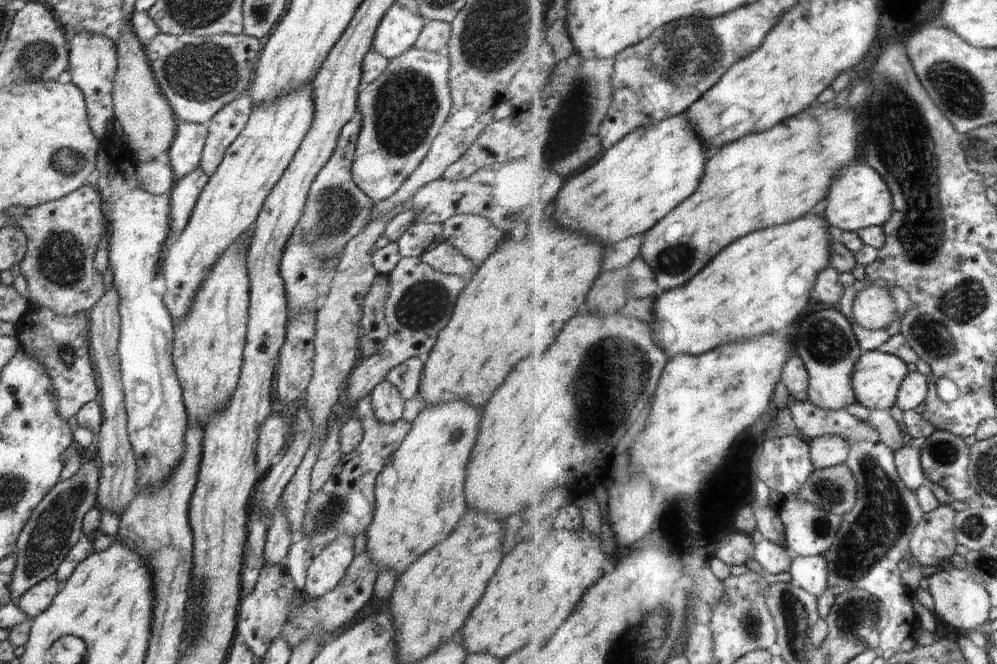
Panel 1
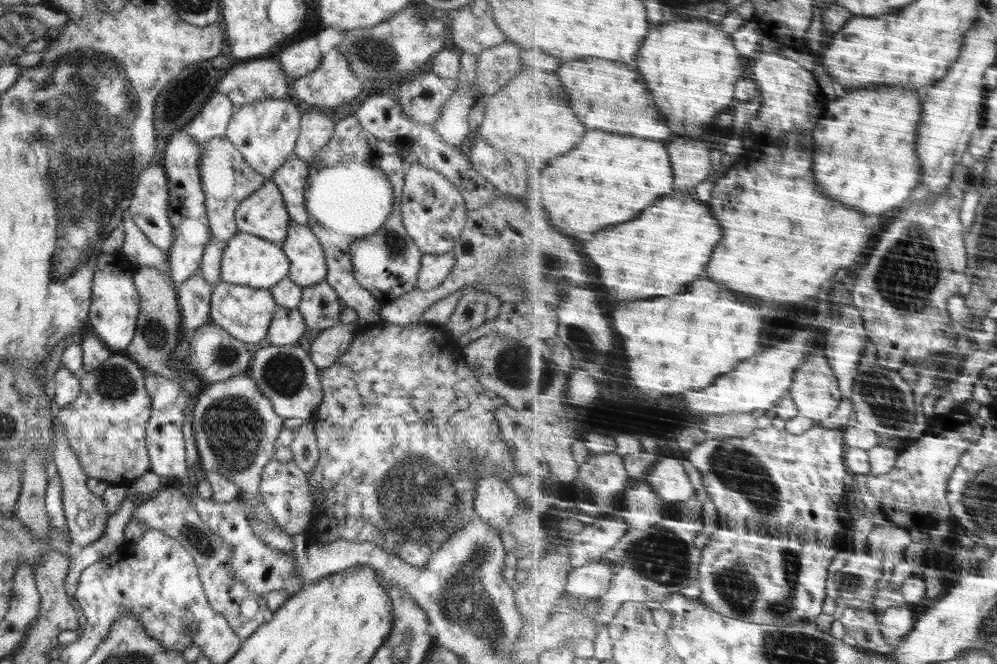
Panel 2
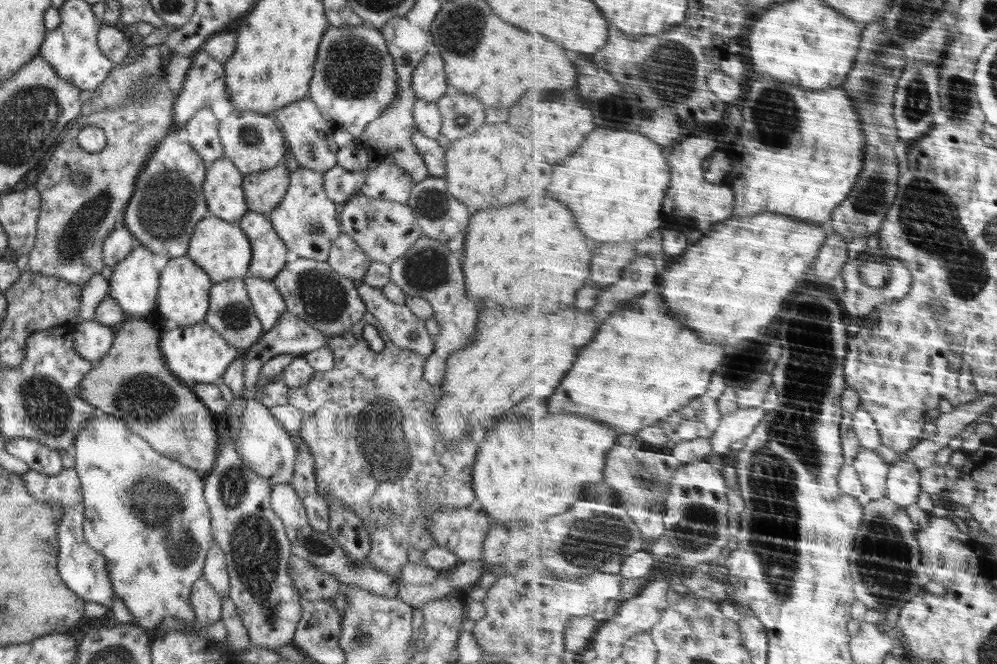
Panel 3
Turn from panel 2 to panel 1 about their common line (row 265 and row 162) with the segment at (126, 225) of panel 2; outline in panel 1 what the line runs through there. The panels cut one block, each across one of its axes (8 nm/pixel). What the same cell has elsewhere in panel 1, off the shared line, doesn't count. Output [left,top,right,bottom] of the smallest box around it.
[133,156,176,195]

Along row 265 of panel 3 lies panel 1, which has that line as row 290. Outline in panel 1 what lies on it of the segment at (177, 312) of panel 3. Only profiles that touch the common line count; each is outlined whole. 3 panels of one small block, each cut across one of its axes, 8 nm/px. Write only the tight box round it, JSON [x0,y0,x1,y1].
[160,84,313,326]

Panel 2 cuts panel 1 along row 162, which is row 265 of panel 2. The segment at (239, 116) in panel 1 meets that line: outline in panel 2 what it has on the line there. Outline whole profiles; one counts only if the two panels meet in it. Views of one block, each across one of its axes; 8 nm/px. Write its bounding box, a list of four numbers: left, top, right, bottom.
[200,136,265,286]

